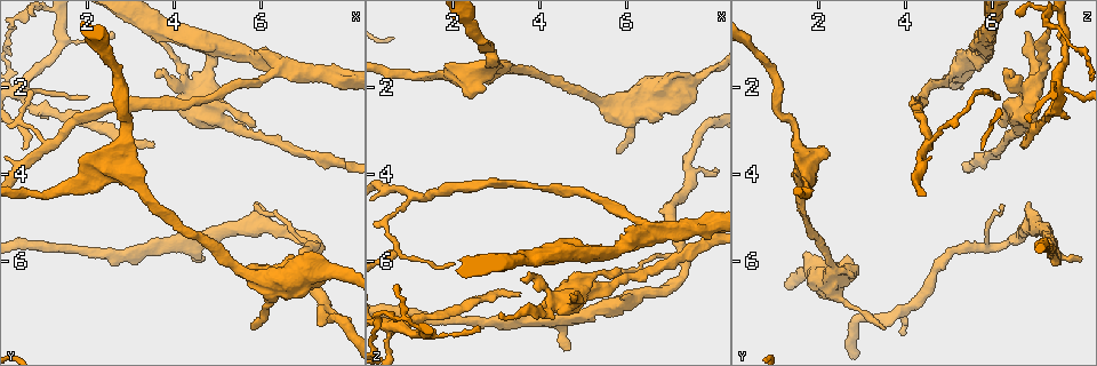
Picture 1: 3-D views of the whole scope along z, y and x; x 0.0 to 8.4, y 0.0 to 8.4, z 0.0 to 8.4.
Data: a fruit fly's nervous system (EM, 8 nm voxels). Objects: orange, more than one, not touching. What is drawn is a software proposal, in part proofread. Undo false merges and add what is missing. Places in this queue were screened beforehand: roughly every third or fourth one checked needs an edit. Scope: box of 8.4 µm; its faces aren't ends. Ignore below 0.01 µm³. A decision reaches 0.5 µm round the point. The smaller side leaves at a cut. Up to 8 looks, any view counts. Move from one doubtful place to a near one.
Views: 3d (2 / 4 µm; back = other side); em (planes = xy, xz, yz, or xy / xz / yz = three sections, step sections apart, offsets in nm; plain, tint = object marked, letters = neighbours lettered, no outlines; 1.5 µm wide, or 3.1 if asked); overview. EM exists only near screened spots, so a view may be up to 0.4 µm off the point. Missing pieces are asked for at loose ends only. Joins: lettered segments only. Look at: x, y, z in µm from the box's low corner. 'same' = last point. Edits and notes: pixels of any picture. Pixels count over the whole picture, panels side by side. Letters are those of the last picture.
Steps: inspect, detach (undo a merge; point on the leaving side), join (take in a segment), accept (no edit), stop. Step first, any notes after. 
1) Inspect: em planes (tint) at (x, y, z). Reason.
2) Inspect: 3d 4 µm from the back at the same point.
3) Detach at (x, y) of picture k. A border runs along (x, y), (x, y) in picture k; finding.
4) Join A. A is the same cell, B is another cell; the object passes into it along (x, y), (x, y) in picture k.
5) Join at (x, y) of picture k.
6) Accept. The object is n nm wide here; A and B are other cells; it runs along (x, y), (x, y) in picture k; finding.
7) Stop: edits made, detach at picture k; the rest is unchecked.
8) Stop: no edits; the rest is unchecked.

Inspect: 3d 4 µm at (3.50, 3.40, 6.80). Thin end.

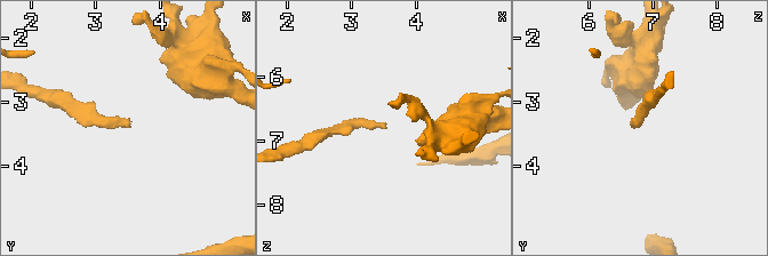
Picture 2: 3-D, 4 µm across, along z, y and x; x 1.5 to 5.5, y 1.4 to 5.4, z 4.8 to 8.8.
Inspect: em xz step 4 (tint) at (3.55, 3.40, 6.80). Need the tissue.

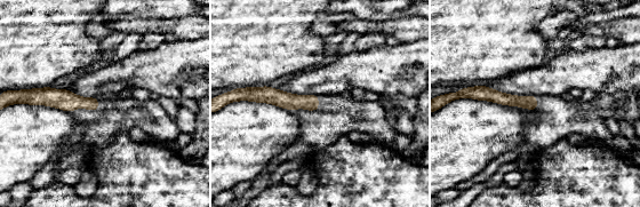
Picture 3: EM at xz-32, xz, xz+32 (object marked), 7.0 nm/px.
Inspect: em planes (letters) at the same point.

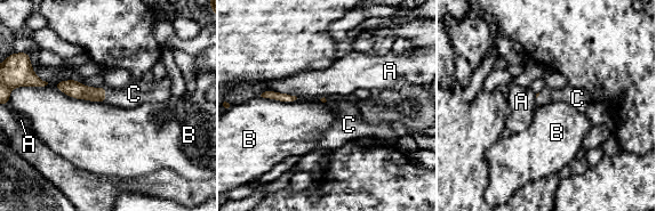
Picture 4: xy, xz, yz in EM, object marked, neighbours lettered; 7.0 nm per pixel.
Join C. C is the same cell, A and B are other cells; the object passes into it along (72, 88), (104, 95), (134, 94) in picture 4; the neuron continues.

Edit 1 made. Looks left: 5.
Inspect: 3d 2 µm from the back at (6.40, 1.45, 5.20). Abrupt turn.

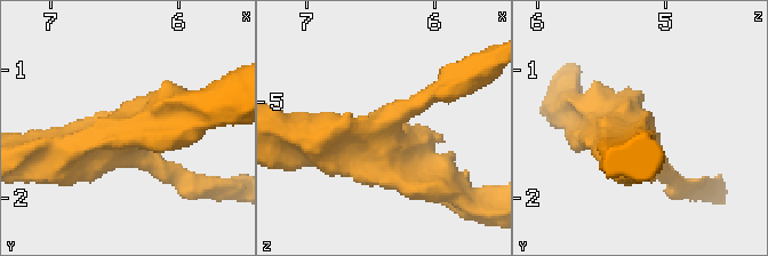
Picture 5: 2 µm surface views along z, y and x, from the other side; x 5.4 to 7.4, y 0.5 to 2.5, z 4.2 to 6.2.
Inspect: em planes (tint) at (6.40, 1.50, 5.26). 3 arms meet here; the arms are 180, 240, 320 nm wide.

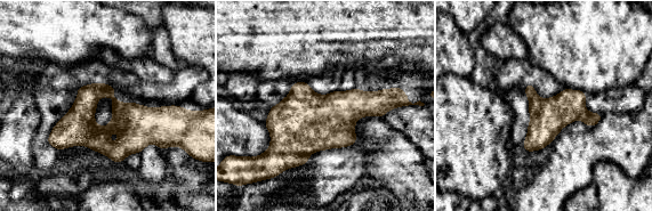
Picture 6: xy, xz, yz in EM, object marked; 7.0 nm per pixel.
Inspect: em planes (letters) at the same point.

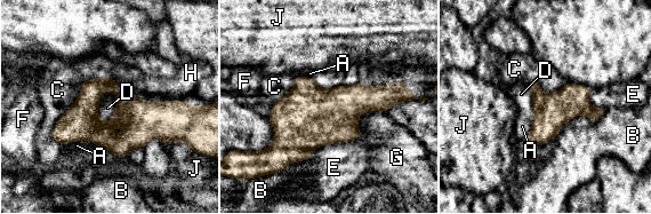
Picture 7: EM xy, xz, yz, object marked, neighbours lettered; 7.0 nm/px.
Accept. The longest contact is with E, 550 nm; A, B, C, D, E, F, G, H and J are other cells; a border runs along (82, 81), (50, 134), (61, 145) in picture 7; all the same neuron.

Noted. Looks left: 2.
Inspect: 3d 2 µm at (6.05, 6.10, 2.85). Stops while still wide.

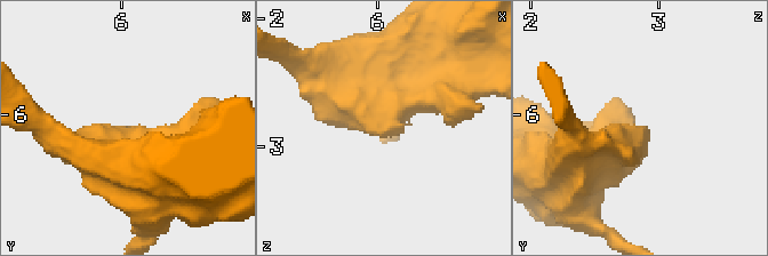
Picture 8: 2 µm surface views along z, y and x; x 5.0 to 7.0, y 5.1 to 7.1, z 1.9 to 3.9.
Inspect: em planes (letters) at (6.00, 6.06, 2.84). Need the tissue.

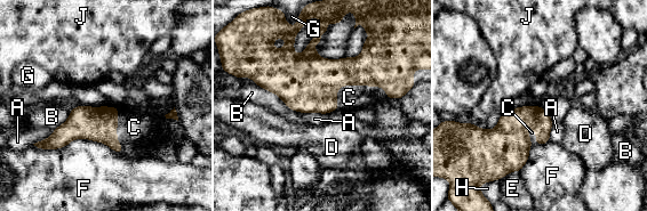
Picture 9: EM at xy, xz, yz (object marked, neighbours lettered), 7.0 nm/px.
Join C. C is the same cell, A, B, D, E, F, G, H and J are other cells; the object passes into it along (385, 62), (358, 83), (350, 98) in picture 9; it goes on there.

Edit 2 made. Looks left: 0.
Stop: edits made, join at picture 4, join at picture 9; the rest is unchecked.

